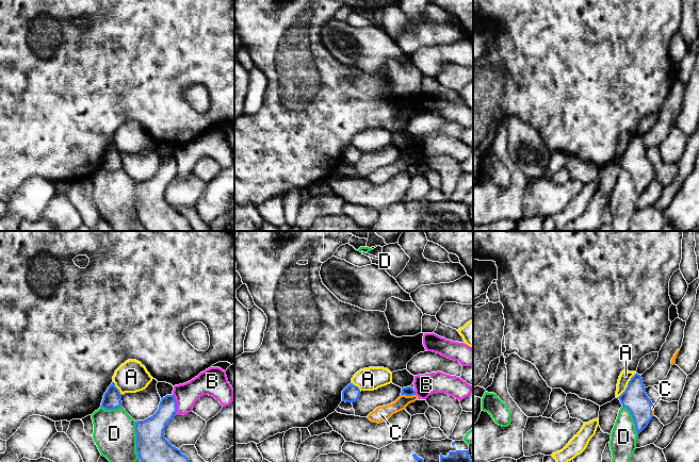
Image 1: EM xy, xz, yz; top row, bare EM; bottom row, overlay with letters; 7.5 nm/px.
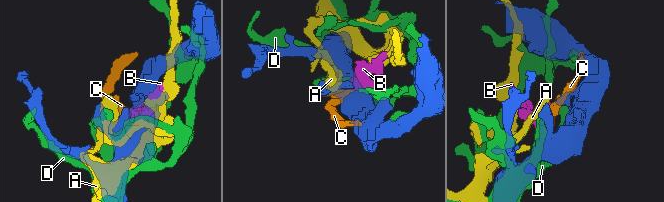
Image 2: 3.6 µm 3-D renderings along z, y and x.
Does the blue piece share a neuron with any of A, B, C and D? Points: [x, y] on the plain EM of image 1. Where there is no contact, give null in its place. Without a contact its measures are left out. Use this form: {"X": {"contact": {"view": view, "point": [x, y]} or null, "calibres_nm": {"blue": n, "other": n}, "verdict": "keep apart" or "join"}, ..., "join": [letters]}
{"A": {"contact": {"view": "yz", "point": [628, 147]}, "calibres_nm": {"blue": 190, "other": 90}, "verdict": "keep apart"}, "B": {"contact": {"view": "xy", "point": [176, 165]}, "calibres_nm": {"blue": 170, "other": 170}, "verdict": "keep apart"}, "C": {"contact": {"view": "xz", "point": [408, 157]}, "calibres_nm": {"blue": 70, "other": 120}, "verdict": "join"}, "D": {"contact": {"view": "xy", "point": [136, 201]}, "calibres_nm": {"blue": 280, "other": 320}, "verdict": "keep apart"}, "join": ["C"]}

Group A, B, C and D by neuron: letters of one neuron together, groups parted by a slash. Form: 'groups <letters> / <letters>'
groups A / B D / C

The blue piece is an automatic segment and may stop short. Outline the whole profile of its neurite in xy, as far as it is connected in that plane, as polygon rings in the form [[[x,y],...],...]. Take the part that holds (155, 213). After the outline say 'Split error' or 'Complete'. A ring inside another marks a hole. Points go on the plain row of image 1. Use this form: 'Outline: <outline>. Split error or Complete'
Outline: [[[174,155],[166,156],[152,178],[135,183],[136,213],[145,231],[192,231],[189,219],[165,200],[165,189],[176,175]]]. Complete

